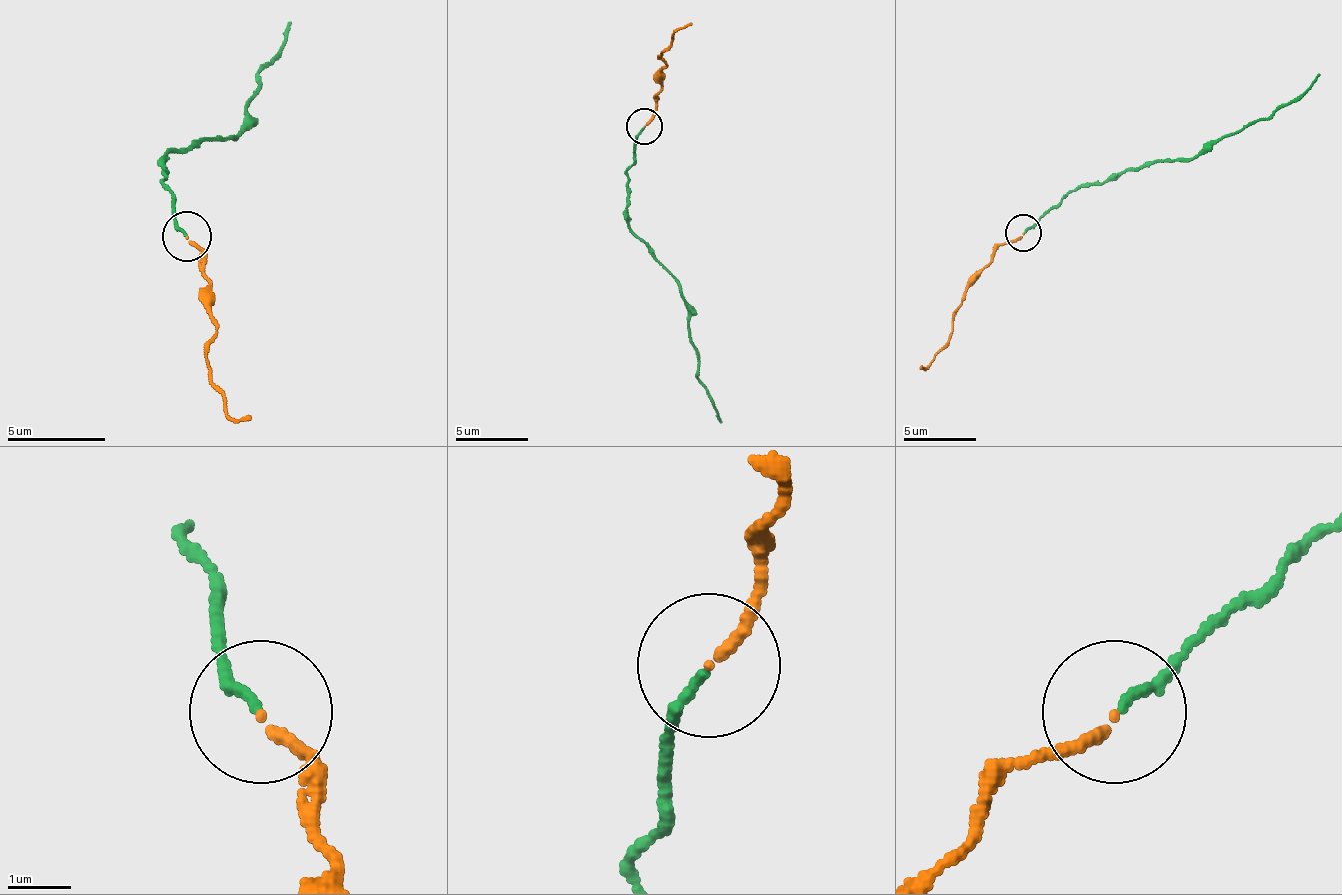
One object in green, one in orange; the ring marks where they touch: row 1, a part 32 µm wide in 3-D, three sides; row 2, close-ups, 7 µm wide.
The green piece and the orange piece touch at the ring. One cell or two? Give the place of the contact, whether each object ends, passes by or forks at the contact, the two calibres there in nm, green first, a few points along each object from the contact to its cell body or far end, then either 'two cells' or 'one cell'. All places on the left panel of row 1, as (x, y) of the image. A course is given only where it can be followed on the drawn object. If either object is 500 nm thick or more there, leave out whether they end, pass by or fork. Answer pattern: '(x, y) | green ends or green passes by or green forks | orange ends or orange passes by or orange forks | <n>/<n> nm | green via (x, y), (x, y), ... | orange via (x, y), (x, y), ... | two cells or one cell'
(187, 236) | green ends | orange ends | 150/150 nm | green via (188, 237), (163, 188), (163, 159), (203, 139), (232, 139), (247, 124), (257, 75), (291, 21) | orange via (188, 237), (203, 252), (212, 316), (208, 380), (232, 419), (252, 419) | one cell

